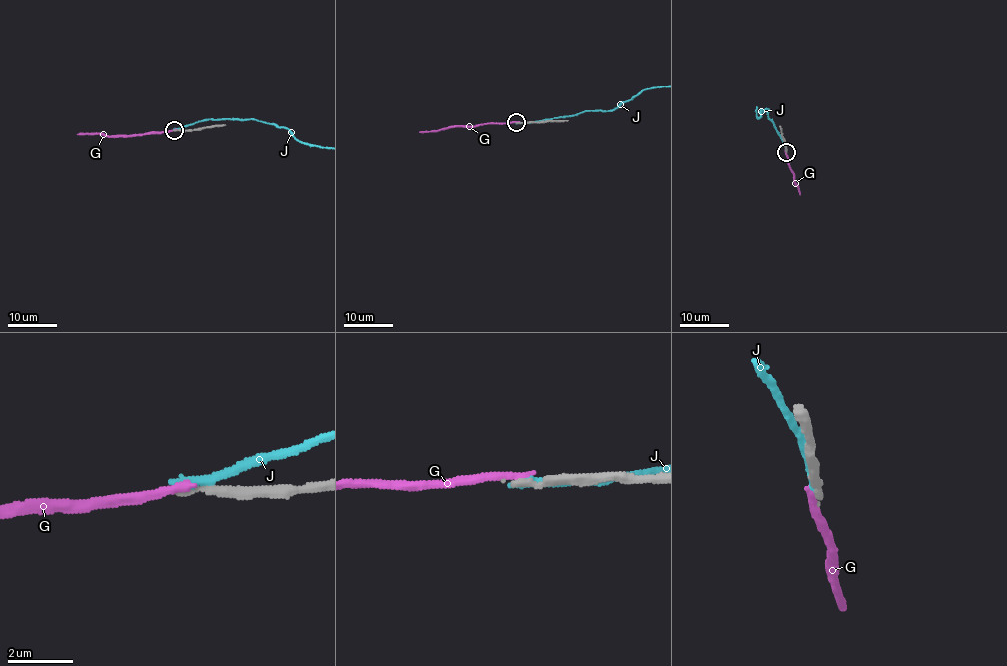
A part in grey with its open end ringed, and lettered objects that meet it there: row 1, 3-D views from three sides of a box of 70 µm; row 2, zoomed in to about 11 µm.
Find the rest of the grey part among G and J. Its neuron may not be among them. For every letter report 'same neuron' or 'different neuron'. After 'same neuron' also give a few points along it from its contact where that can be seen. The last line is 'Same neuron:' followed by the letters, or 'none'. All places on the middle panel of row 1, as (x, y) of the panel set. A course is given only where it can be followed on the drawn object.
G: different neuron
J: different neuron
Same neuron: none

